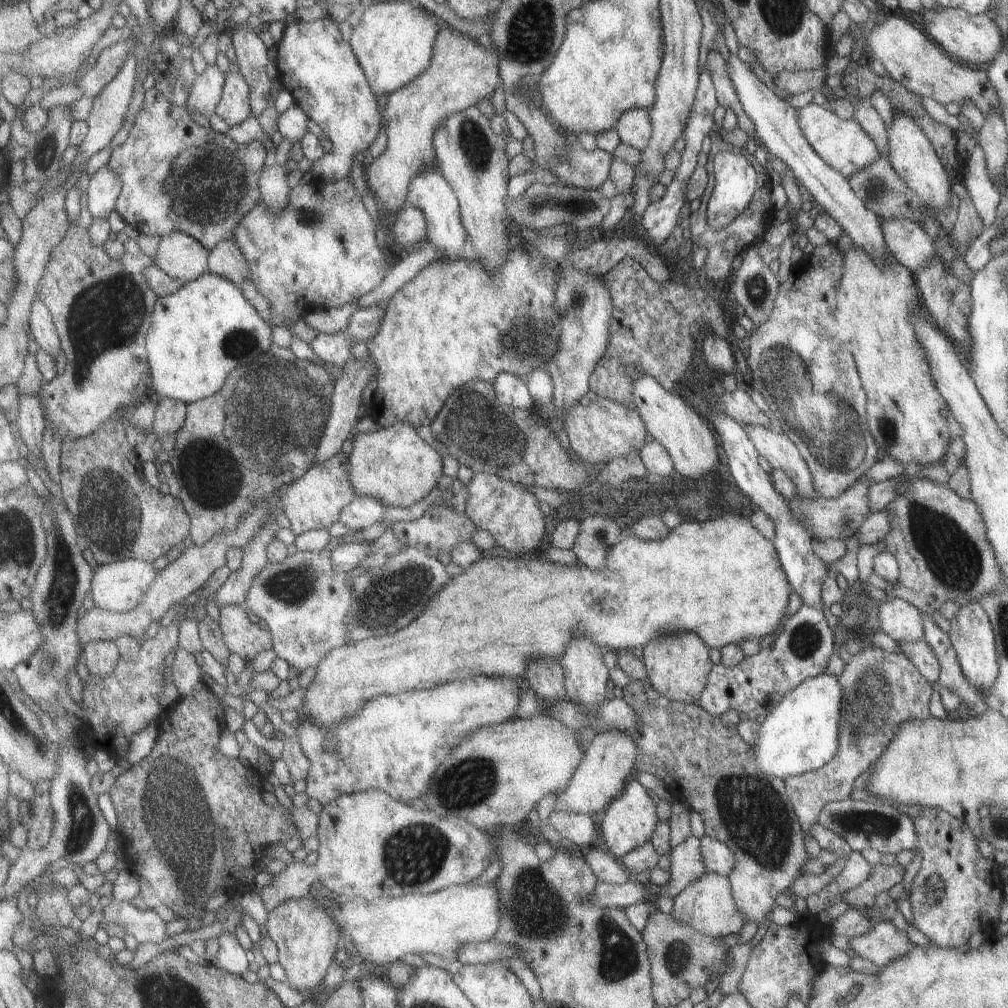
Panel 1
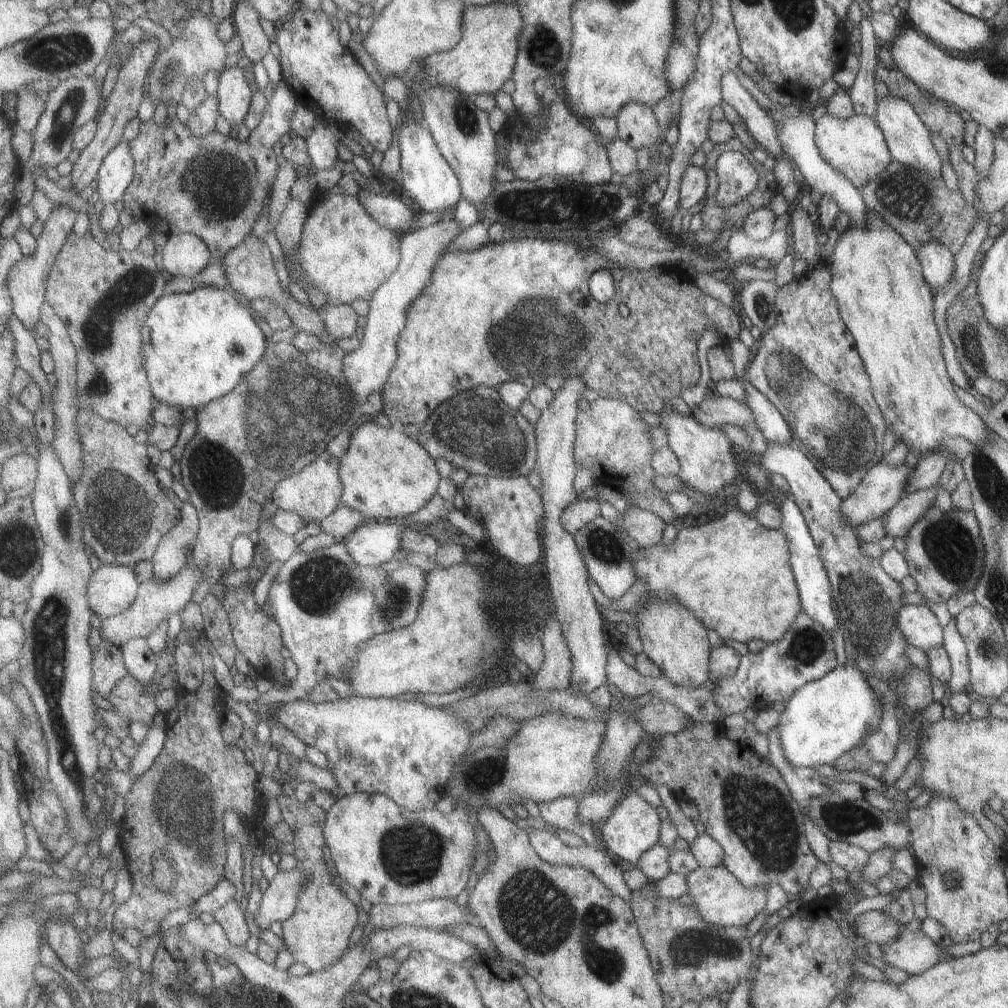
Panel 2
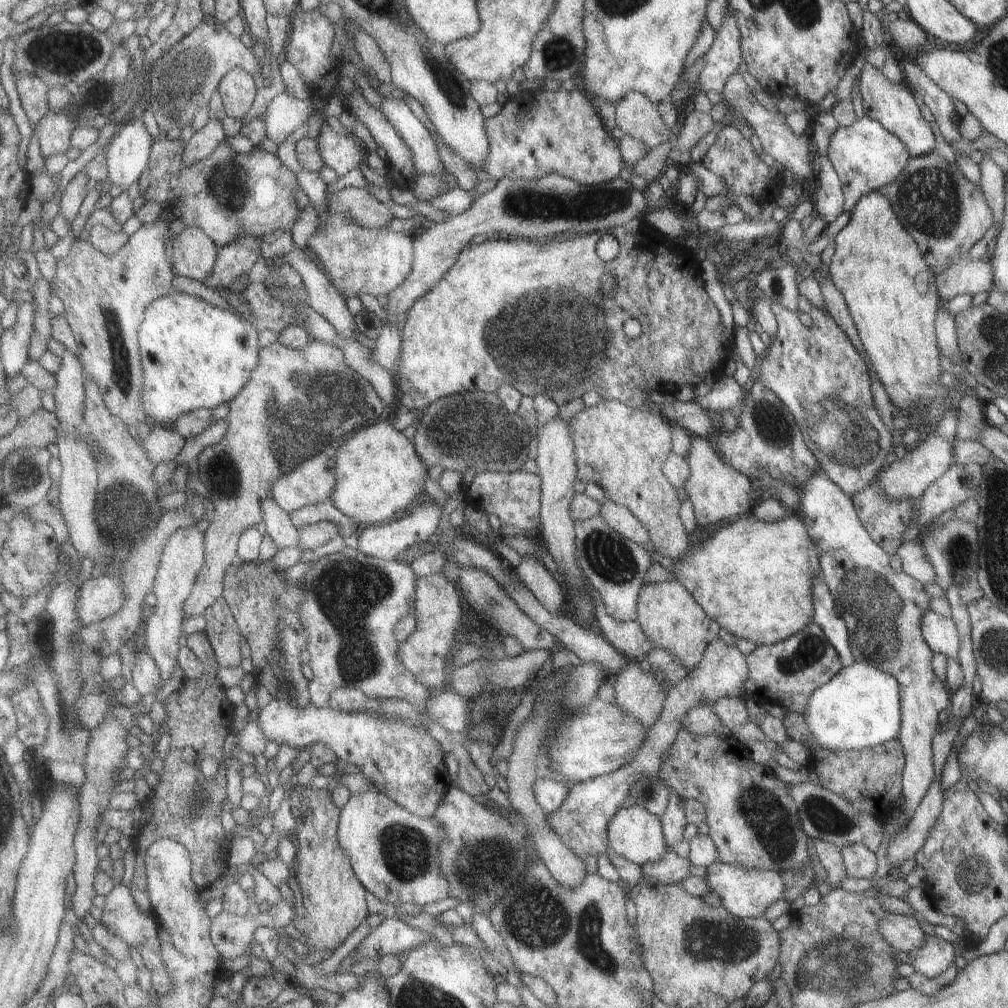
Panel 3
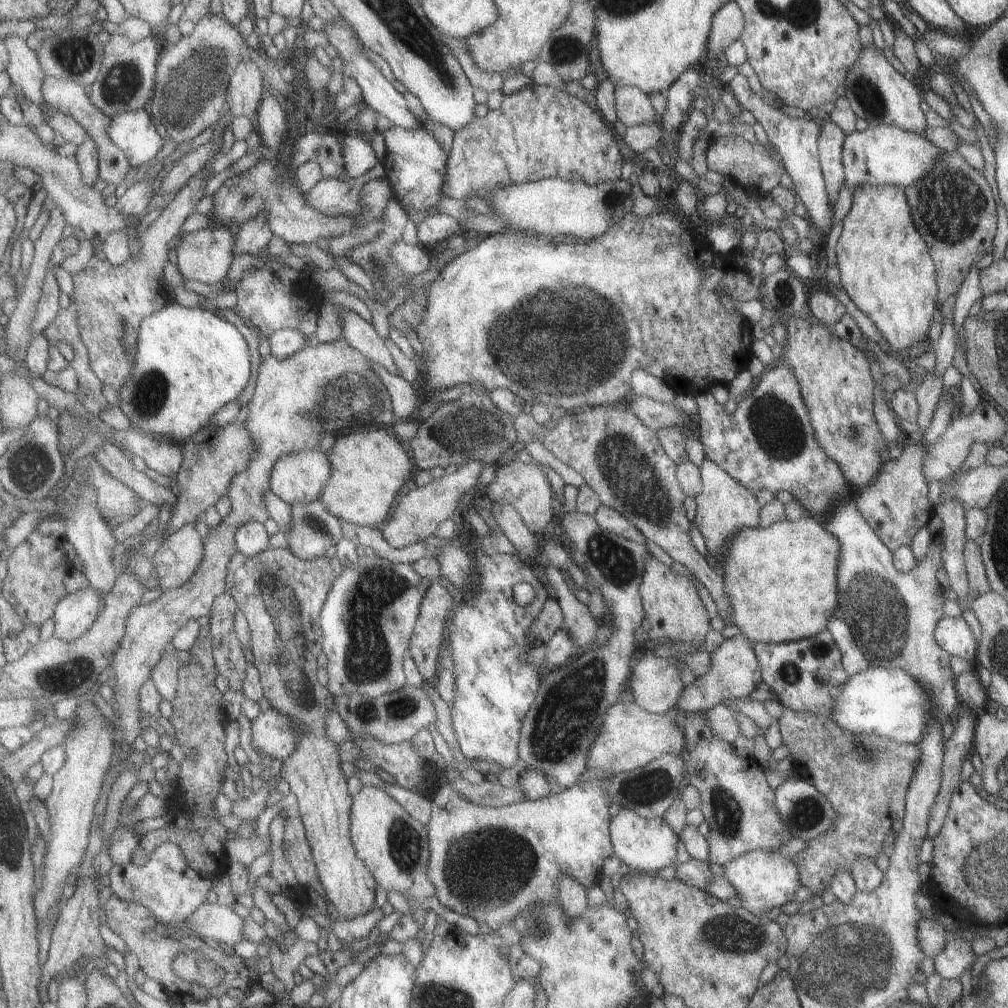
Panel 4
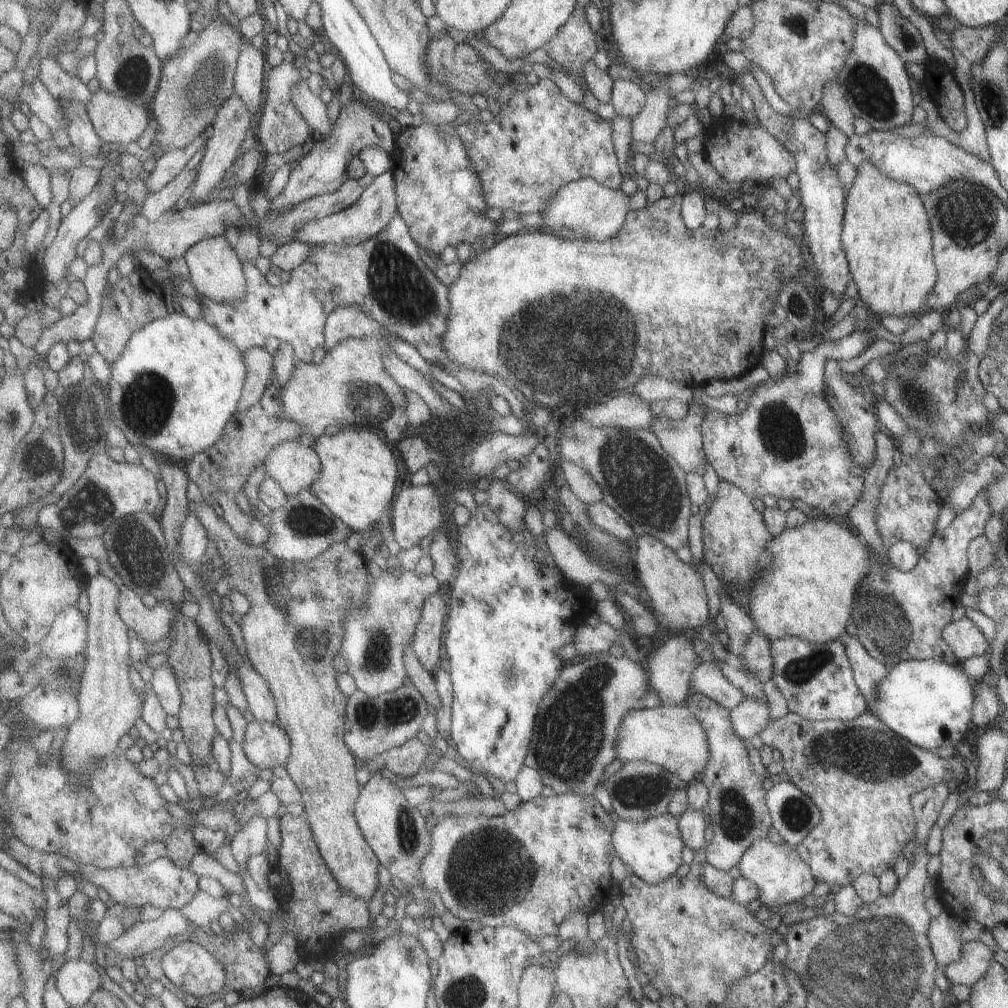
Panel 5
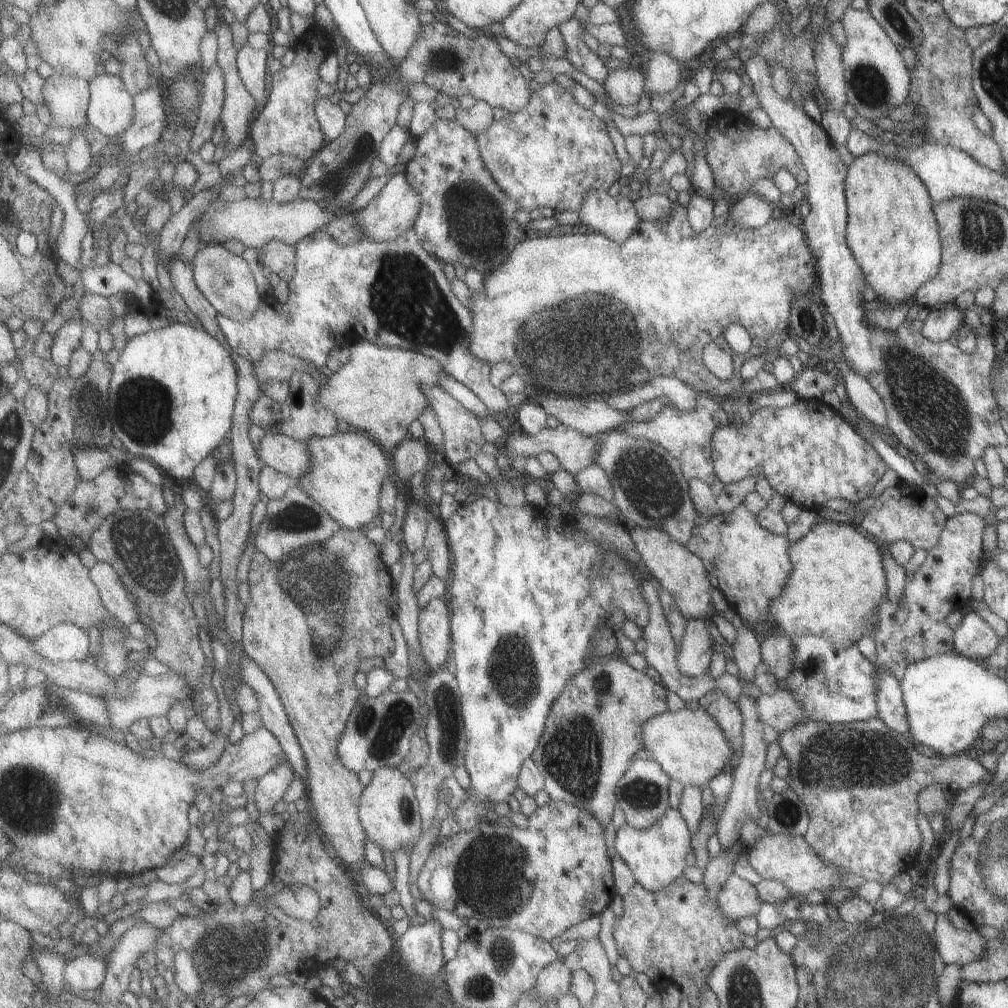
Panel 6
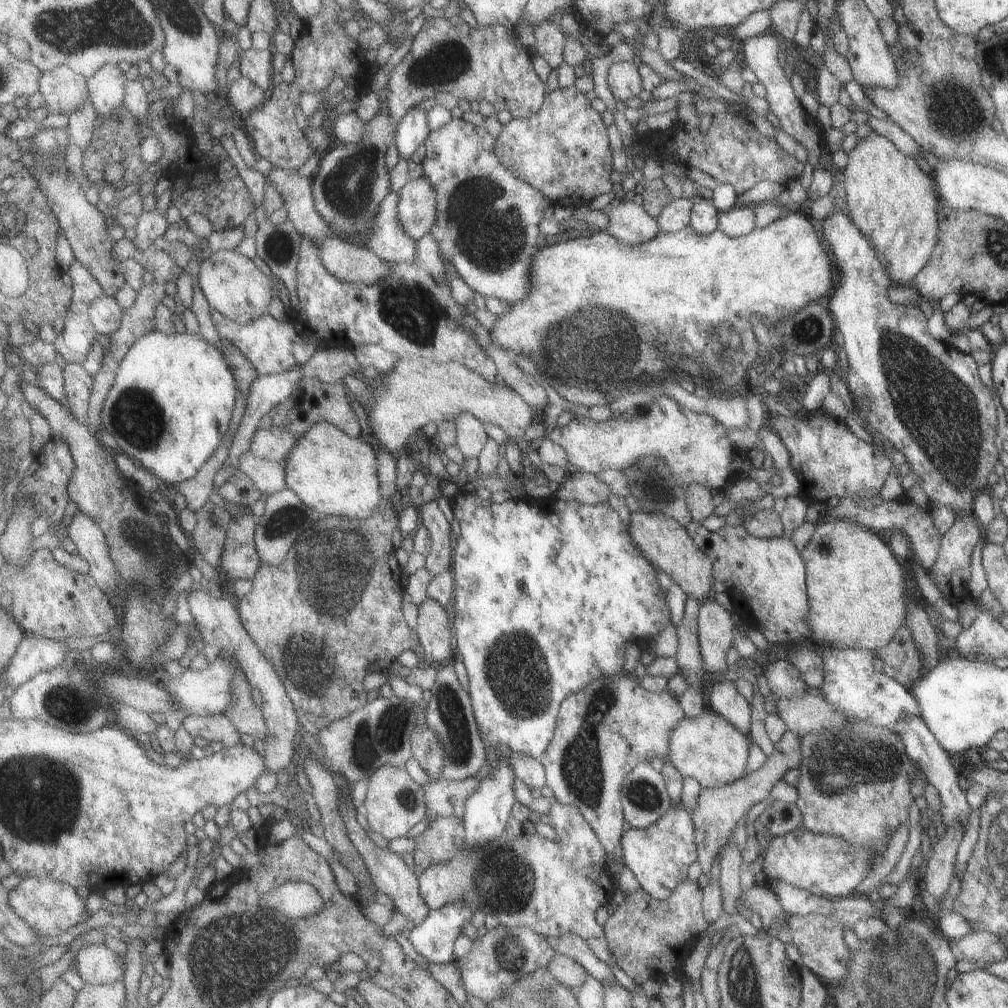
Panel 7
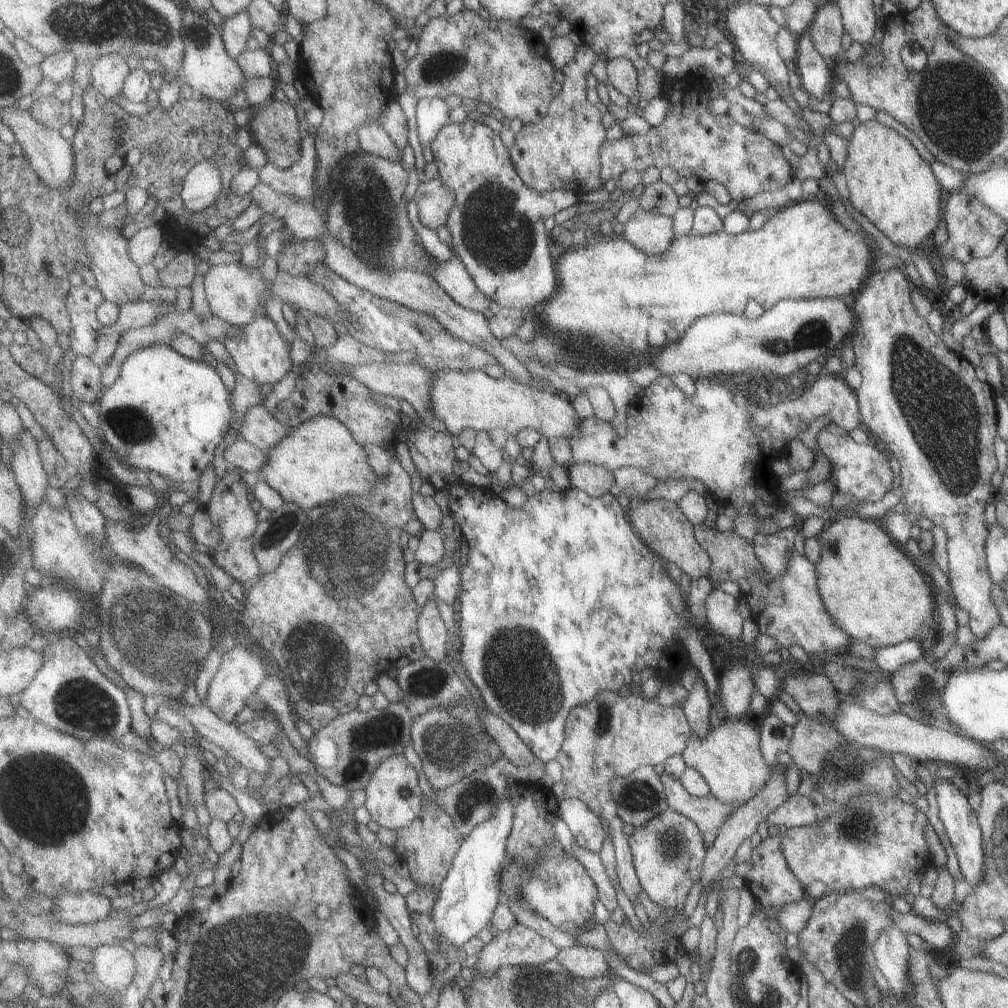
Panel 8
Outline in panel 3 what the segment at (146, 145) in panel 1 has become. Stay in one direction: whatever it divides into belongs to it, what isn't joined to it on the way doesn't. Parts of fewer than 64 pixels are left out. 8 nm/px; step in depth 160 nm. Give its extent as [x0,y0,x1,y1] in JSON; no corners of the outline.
[138,134,305,250]

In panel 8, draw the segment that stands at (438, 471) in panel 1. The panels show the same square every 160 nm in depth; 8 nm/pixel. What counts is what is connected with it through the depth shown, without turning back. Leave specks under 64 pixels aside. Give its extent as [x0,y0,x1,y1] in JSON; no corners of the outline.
[259,415,377,509]

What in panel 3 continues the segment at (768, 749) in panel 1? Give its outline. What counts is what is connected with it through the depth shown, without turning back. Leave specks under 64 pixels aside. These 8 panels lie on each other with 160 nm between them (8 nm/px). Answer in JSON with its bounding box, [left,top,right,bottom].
[801,663,899,753]

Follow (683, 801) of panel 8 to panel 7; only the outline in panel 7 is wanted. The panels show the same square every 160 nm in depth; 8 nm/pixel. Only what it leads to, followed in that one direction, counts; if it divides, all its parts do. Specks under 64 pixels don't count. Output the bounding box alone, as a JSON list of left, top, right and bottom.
[688,731,801,874]

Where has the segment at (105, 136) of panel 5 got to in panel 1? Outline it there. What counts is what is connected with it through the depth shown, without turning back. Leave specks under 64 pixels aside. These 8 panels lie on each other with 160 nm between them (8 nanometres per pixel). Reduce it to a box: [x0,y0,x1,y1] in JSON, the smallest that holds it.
[86,164,124,219]

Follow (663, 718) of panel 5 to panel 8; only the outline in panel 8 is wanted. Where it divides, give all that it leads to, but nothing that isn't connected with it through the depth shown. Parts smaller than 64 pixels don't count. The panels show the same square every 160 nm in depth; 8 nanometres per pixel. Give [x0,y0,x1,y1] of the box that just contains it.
[680,716,772,804]

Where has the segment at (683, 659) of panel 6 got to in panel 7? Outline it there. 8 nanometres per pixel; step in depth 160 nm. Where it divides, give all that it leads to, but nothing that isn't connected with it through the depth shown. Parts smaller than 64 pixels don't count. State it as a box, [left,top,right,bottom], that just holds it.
[697,595,733,673]

